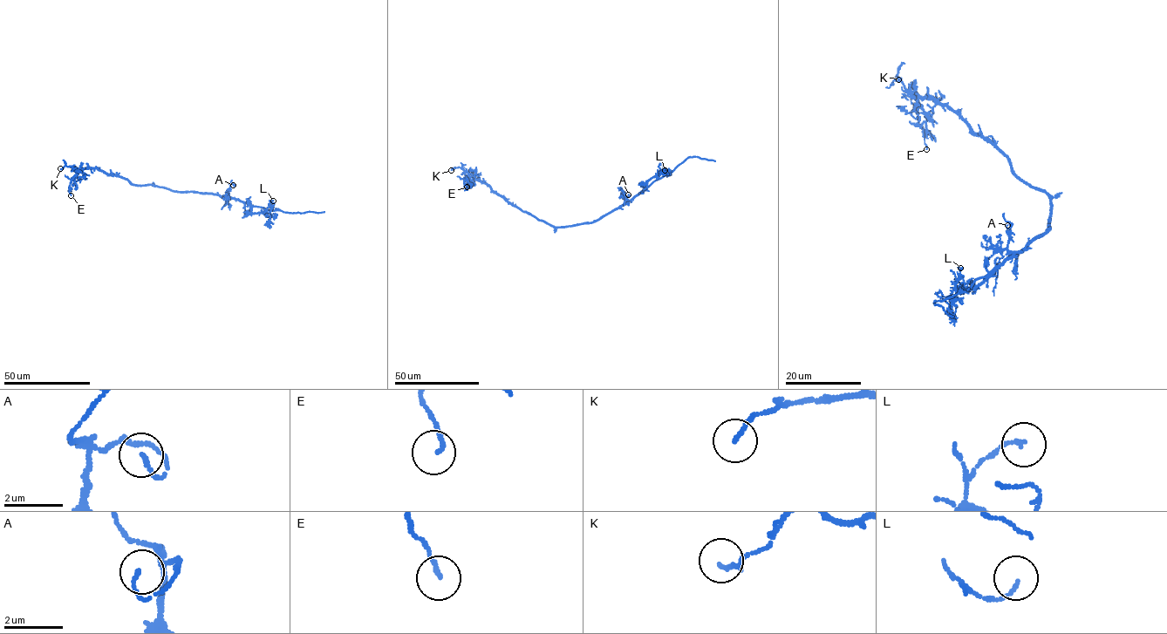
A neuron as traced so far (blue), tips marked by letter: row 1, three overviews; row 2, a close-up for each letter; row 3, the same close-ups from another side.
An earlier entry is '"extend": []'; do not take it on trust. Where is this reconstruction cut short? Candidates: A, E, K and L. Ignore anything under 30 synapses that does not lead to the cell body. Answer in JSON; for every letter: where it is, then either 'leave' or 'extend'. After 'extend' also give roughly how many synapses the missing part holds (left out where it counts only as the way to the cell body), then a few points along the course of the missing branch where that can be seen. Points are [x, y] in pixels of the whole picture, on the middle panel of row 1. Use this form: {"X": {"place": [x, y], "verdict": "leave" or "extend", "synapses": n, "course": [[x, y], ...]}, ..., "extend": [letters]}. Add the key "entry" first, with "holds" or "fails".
{"entry": "holds", "A": {"place": [628, 194], "verdict": "leave"}, "E": {"place": [467, 187], "verdict": "leave"}, "K": {"place": [451, 170], "verdict": "leave"}, "L": {"place": [665, 170], "verdict": "leave"}, "extend": []}

